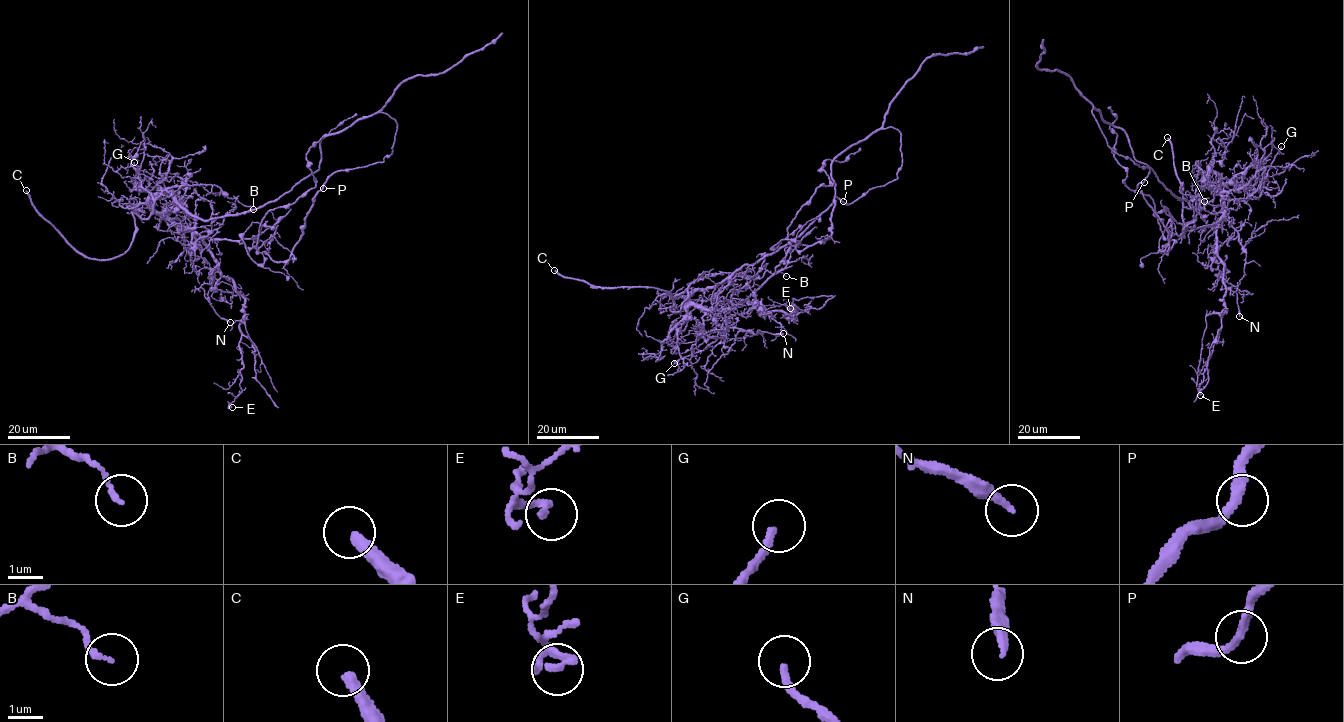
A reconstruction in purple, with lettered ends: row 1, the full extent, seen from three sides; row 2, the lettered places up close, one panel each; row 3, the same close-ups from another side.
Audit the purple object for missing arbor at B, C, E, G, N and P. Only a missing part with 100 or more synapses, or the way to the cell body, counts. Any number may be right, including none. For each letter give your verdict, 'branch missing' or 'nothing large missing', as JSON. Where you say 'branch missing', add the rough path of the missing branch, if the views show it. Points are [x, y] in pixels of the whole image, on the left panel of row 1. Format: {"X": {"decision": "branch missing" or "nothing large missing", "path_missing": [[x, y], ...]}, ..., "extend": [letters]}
{"B": {"decision": "nothing large missing"}, "C": {"decision": "branch missing"}, "E": {"decision": "nothing large missing"}, "G": {"decision": "nothing large missing"}, "N": {"decision": "nothing large missing"}, "P": {"decision": "nothing large missing"}, "extend": ["C"]}

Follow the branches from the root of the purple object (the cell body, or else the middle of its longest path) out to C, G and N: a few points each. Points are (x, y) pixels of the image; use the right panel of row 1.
C: (1172, 193), (1198, 200), (1212, 213), (1223, 204), (1213, 189), (1221, 191), (1185, 223), (1167, 137)
G: (1172, 193), (1186, 201), (1198, 200), (1200, 207), (1212, 213), (1218, 213), (1235, 198), (1257, 198), (1281, 146)
N: (1172, 193), (1198, 200), (1212, 213), (1222, 210), (1237, 232), (1246, 259), (1236, 287), (1239, 316)

